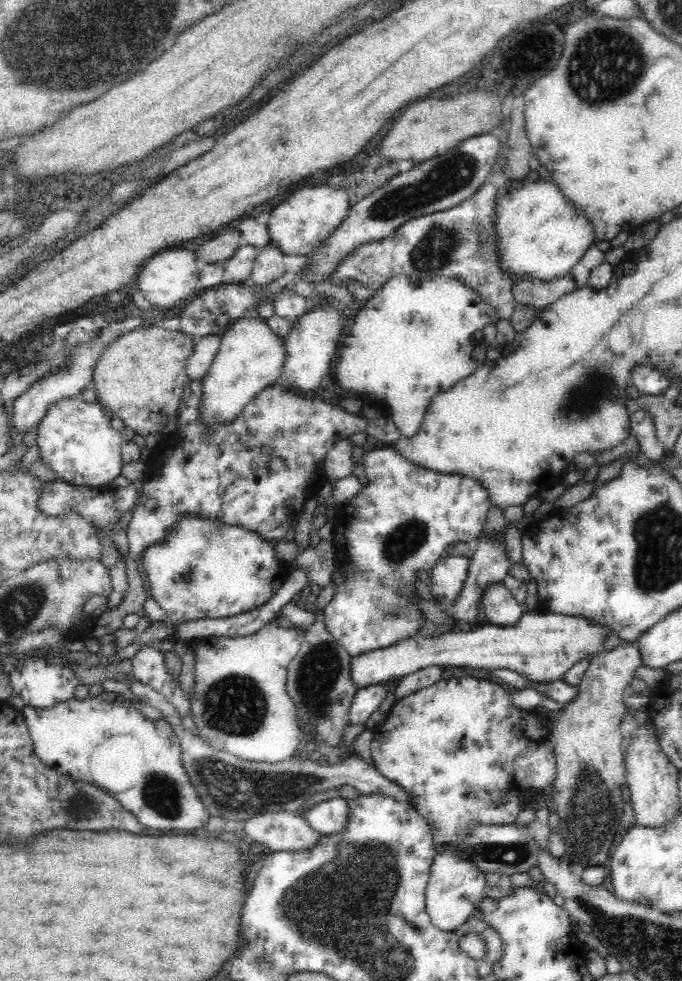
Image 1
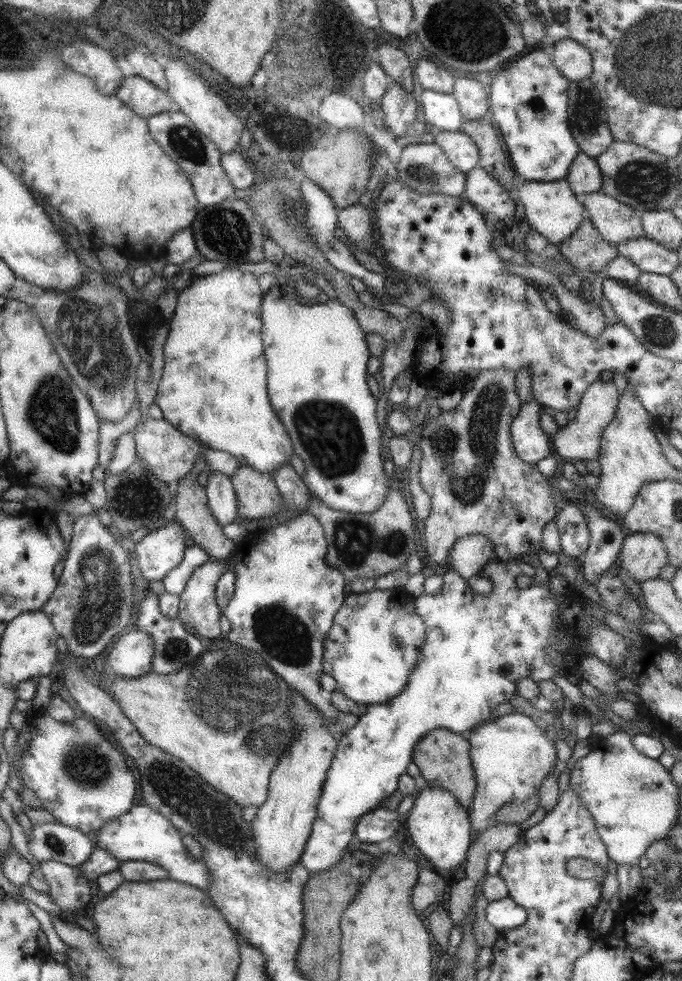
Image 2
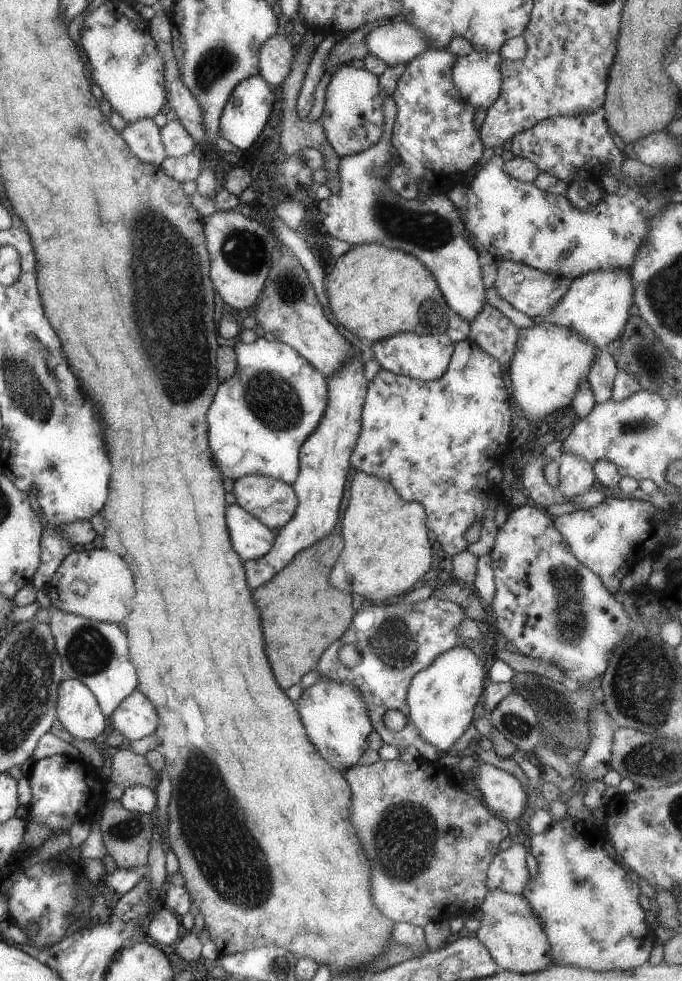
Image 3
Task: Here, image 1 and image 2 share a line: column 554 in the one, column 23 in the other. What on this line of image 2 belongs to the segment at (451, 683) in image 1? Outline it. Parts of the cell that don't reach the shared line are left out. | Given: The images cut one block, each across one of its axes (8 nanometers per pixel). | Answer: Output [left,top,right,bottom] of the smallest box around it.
[19,709,135,835]

